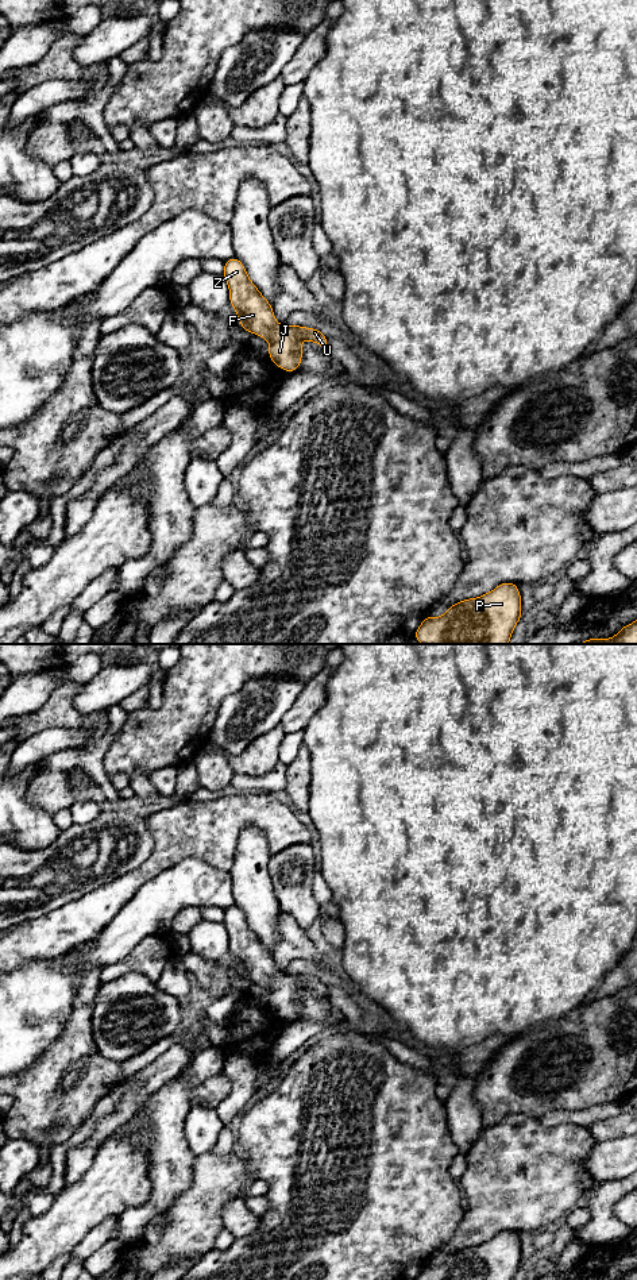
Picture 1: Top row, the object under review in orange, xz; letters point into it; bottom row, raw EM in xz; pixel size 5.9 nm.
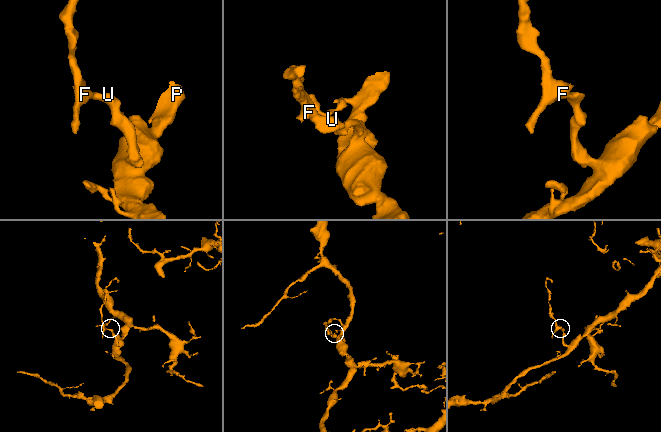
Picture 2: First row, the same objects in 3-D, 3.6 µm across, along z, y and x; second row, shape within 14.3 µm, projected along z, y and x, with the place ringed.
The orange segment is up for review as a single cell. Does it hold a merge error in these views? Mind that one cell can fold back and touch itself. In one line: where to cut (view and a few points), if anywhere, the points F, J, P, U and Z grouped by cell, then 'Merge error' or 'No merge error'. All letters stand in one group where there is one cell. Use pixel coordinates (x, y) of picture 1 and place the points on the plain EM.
No split. Groups: F J P U Z. No merge error

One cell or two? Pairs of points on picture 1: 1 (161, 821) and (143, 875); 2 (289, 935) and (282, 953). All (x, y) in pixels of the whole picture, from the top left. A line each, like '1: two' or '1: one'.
1: one
2: one

